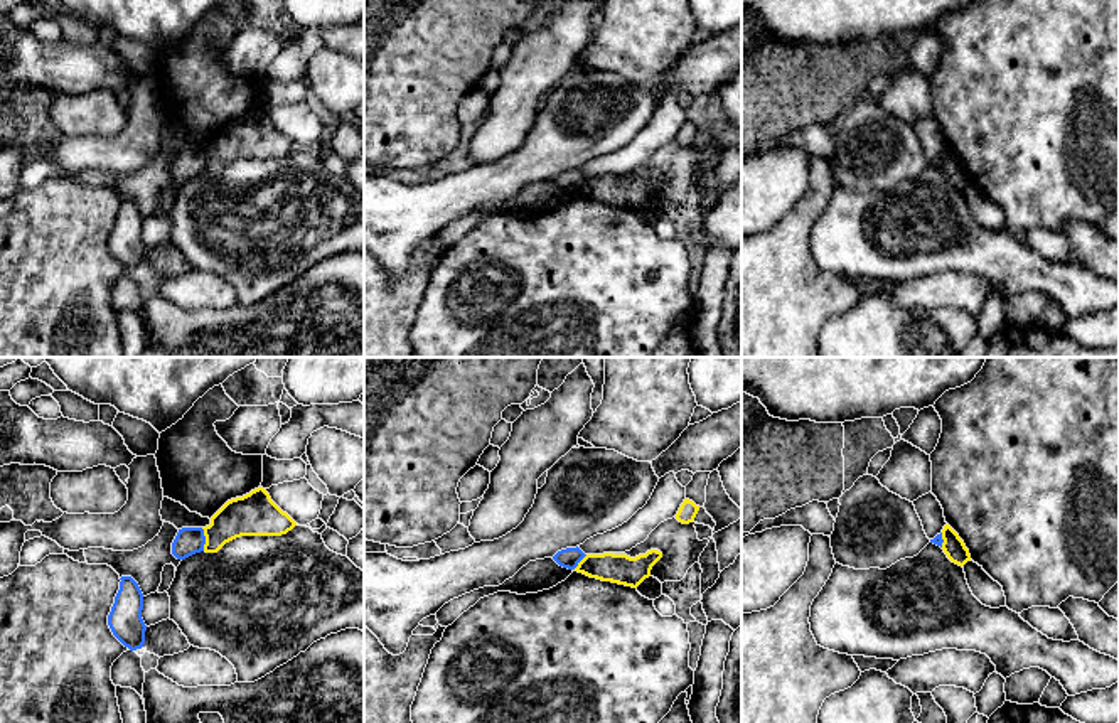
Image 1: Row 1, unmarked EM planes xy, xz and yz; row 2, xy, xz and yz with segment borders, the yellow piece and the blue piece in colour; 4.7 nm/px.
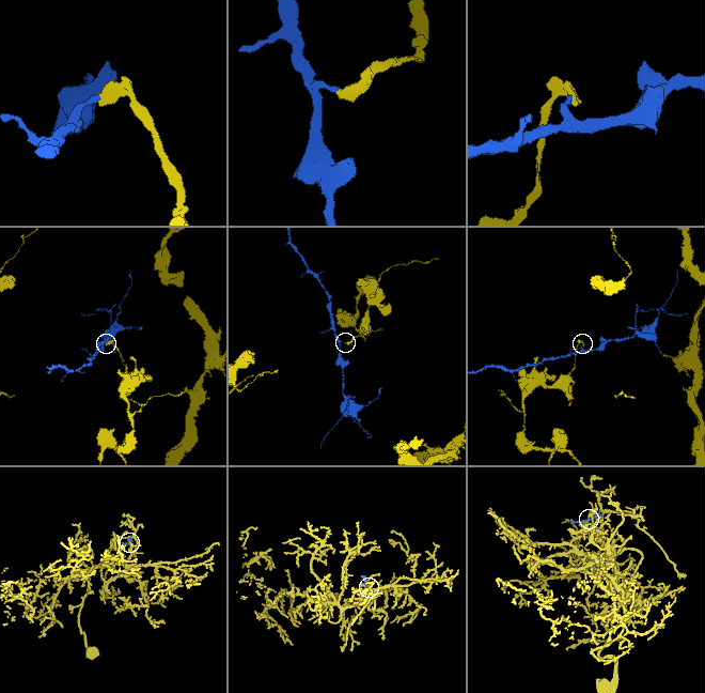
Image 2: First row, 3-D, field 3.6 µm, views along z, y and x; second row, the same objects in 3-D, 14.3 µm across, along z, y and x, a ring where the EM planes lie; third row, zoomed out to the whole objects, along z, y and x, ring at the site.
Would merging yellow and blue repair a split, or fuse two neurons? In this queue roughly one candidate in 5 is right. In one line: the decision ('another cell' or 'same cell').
another cell

